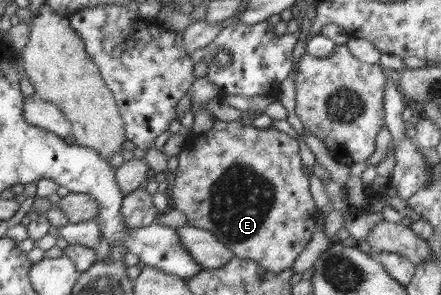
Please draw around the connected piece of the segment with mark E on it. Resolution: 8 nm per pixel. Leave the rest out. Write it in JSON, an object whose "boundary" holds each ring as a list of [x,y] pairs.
{"boundary":[[[241,119],[227,122],[226,128],[223,130],[216,130],[212,127],[208,132],[196,135],[194,138],[194,147],[190,142],[190,150],[182,150],[178,156],[178,167],[176,168],[174,187],[171,191],[172,204],[174,209],[180,211],[186,216],[187,224],[203,228],[203,230],[209,231],[221,244],[224,244],[233,256],[256,261],[259,267],[268,270],[268,272],[274,272],[280,274],[284,270],[292,267],[296,258],[305,249],[308,243],[312,239],[312,233],[317,223],[319,212],[317,206],[310,194],[309,176],[304,174],[302,169],[302,161],[300,159],[298,139],[290,137],[287,133],[284,133],[281,128],[275,128],[270,126],[268,128],[259,129],[258,127],[252,127],[242,125]]]}

